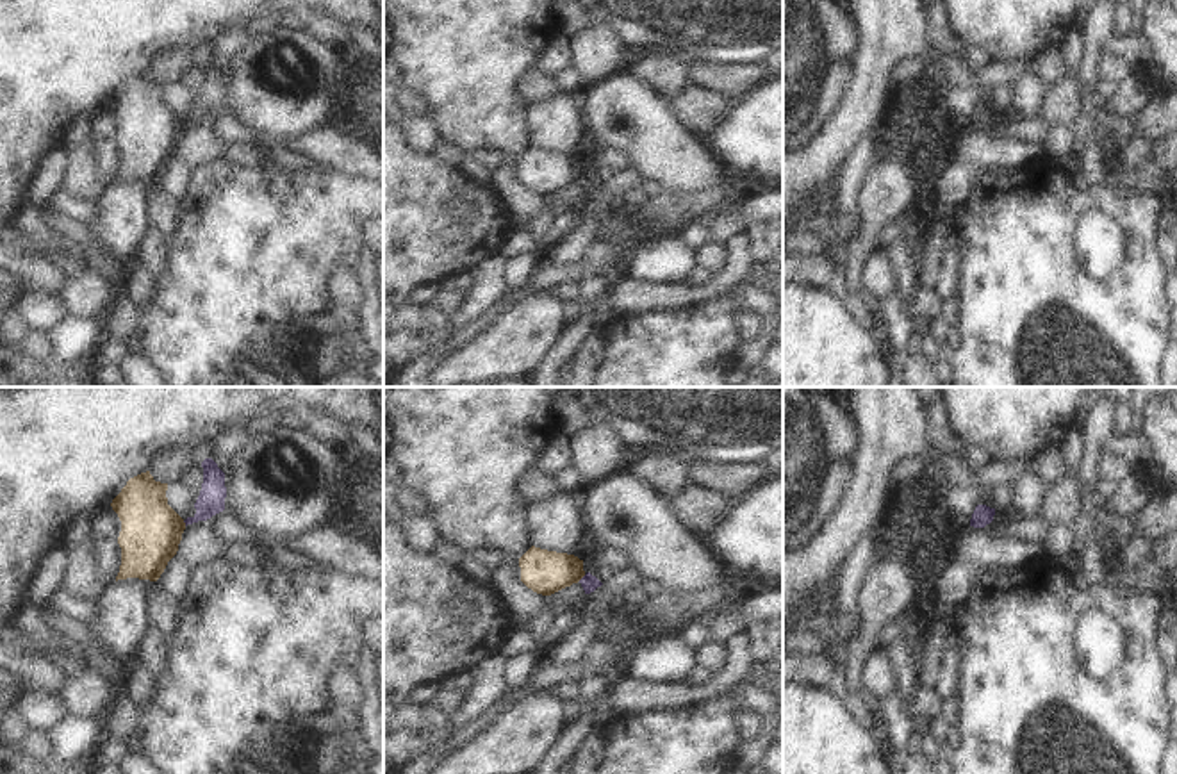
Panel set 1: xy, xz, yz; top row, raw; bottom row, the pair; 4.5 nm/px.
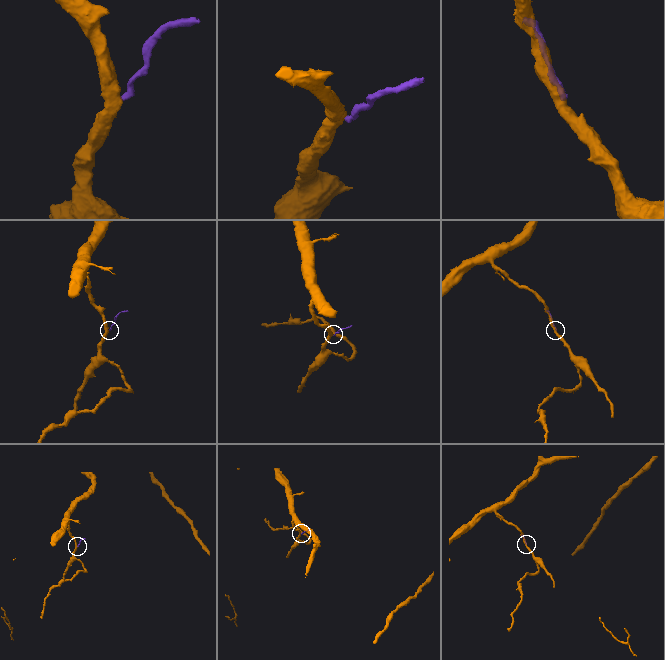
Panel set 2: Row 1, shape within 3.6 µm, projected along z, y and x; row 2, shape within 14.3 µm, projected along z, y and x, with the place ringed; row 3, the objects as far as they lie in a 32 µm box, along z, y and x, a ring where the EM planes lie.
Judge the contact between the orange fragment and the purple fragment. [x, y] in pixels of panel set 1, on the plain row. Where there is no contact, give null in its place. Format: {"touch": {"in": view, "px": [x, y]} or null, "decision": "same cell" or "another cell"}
{"touch": {"in": "xz", "px": [582, 177]}, "decision": "another cell"}

